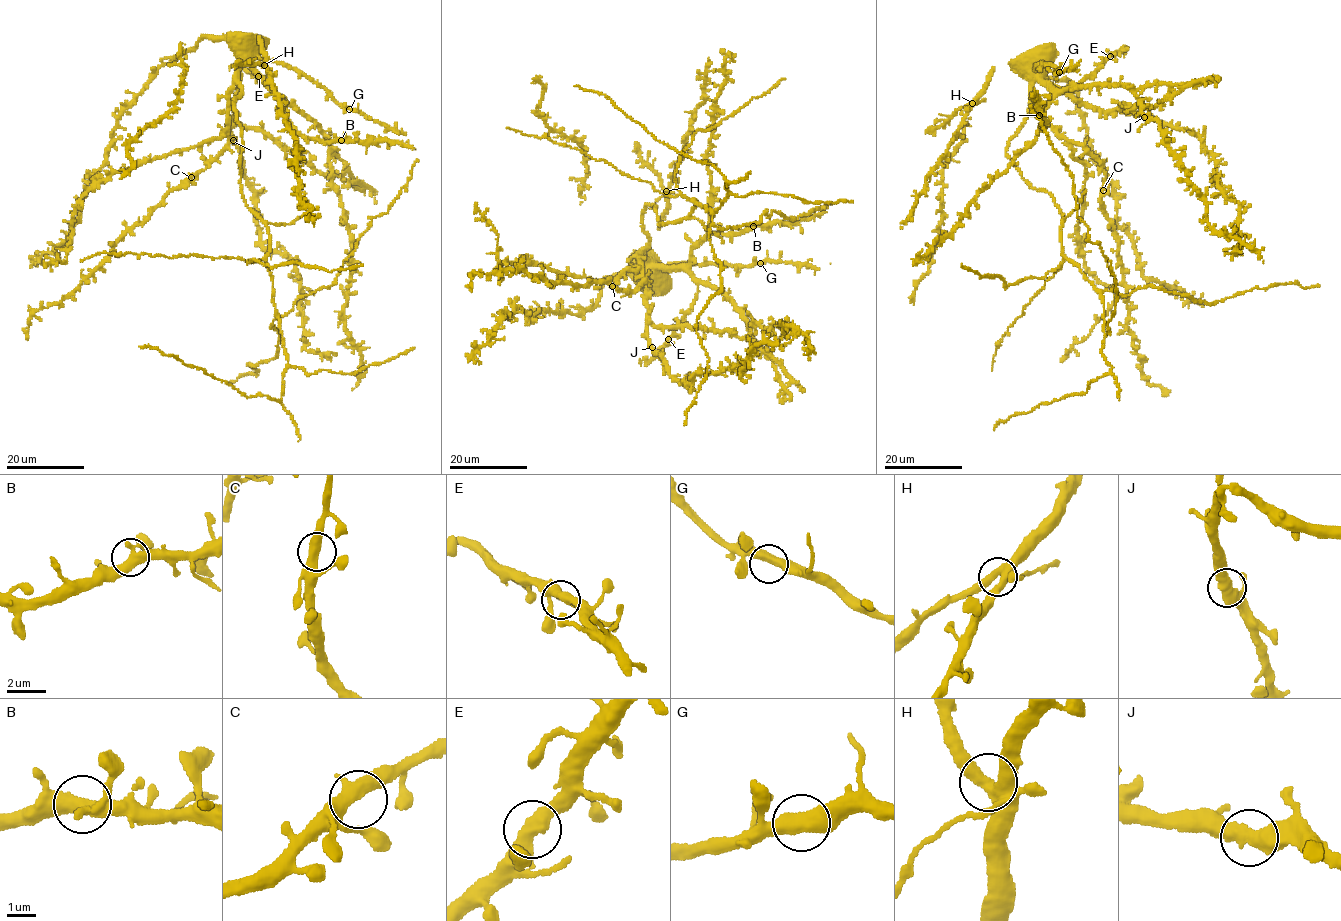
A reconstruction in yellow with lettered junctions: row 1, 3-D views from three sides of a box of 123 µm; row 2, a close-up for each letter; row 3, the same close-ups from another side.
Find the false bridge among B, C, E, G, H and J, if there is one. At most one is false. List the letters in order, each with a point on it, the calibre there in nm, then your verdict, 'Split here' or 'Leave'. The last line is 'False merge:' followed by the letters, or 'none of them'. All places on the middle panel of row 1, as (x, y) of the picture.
B: Place: (753, 226). Thickness 500 nm. Leave
C: Place: (612, 286). Thickness 480 nm. Leave
E: Place: (668, 339). Thickness 460 nm. Leave
G: Place: (760, 263). Thickness 500 nm. Leave
H: Place: (666, 191). Thickness 460 nm. Leave
J: Place: (652, 347). Thickness 480 nm. Leave
False merge: none of them

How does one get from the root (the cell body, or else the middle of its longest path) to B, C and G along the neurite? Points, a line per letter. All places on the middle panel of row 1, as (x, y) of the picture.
B: (656, 263), (656, 266), (687, 266), (696, 245), (711, 234), (741, 234), (753, 226)
C: (656, 263), (642, 253), (638, 256), (644, 281), (640, 286), (625, 292), (612, 286)
G: (656, 263), (660, 266), (709, 263), (744, 266), (760, 263)

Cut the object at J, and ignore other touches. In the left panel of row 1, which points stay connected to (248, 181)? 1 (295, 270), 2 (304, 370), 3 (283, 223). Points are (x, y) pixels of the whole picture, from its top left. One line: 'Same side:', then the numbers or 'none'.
Same side: 1

